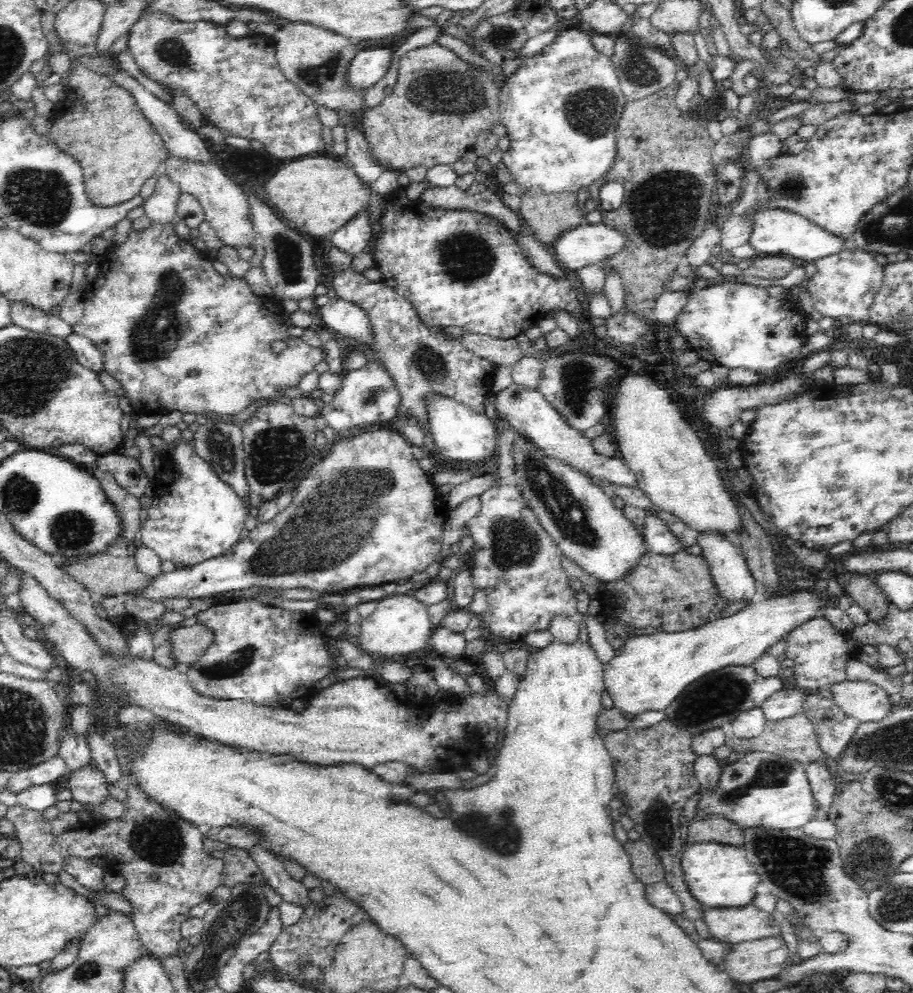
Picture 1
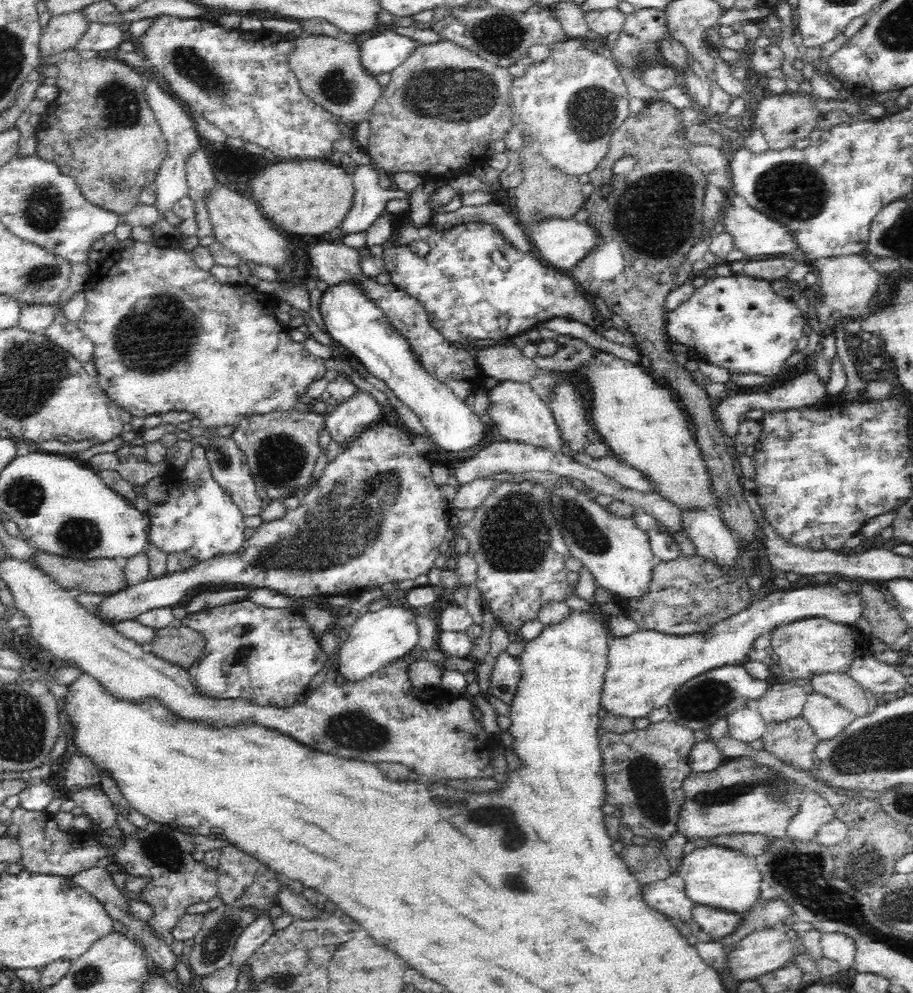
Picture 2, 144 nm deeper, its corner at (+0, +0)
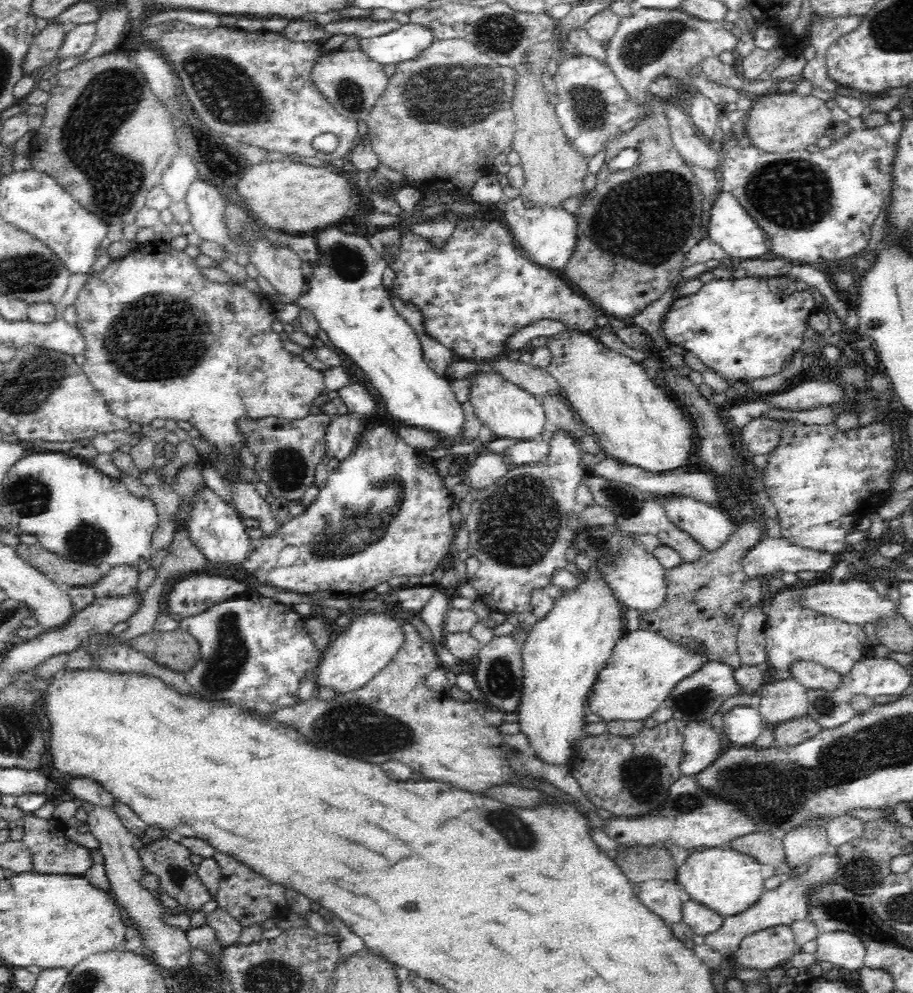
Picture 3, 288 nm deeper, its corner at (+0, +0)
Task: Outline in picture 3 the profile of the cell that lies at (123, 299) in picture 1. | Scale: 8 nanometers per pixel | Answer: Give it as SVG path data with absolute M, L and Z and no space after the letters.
M160 244L160 248L150 252L134 248L128 256L114 258L110 266L90 276L74 304L78 308L76 326L82 328L88 348L84 372L114 414L140 426L156 418L188 420L208 442L218 446L226 464L212 462L220 472L228 472L230 462L240 466L238 458L234 460L240 452L228 452L244 448L238 430L240 418L260 420L264 416L280 416L302 420L310 416L312 402L326 386L324 372L308 366L302 352L296 352L296 348L290 348L272 332L276 306L270 298L262 298L240 284L210 282L202 270L194 258L170 244Z

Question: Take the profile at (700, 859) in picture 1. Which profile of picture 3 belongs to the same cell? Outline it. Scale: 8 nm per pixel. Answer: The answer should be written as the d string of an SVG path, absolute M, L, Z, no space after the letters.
M728 846L706 850L696 848L696 852L692 852L680 866L676 880L682 884L682 888L686 888L690 900L708 906L726 918L746 912L764 894L762 864L752 856L730 850Z

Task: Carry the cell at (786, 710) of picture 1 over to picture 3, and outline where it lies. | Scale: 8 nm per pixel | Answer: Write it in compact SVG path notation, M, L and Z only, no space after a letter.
M794 678L766 682L758 694L760 694L758 712L770 728L808 714L810 706L808 688L804 688L804 684L800 684Z

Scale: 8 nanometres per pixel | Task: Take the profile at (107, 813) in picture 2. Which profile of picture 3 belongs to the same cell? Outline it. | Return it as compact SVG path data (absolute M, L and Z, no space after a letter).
M82 802L82 810L80 814L86 814L86 822L90 826L90 834L94 834L100 842L100 850L106 856L106 872L108 878L112 882L112 888L118 896L118 902L122 906L126 906L130 910L130 916L136 918L140 922L140 926L144 928L144 934L148 938L148 942L144 942L146 952L150 954L150 958L154 960L156 966L160 966L162 972L168 974L180 974L186 972L192 962L190 962L190 954L192 954L192 946L188 944L188 934L180 928L172 928L162 924L158 918L164 912L164 906L158 904L152 896L150 890L144 890L140 886L140 878L144 876L144 872L140 870L140 860L136 856L136 848L132 846L136 836L122 824L122 818L114 812L114 808L110 808L108 804L96 804L96 802Z

